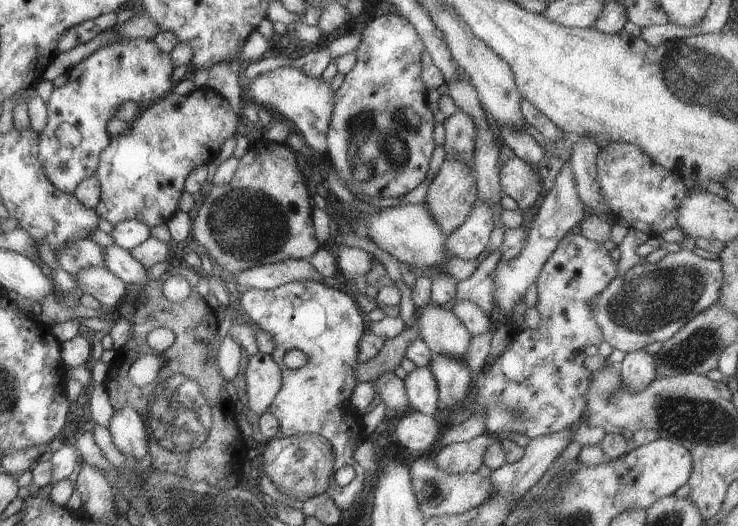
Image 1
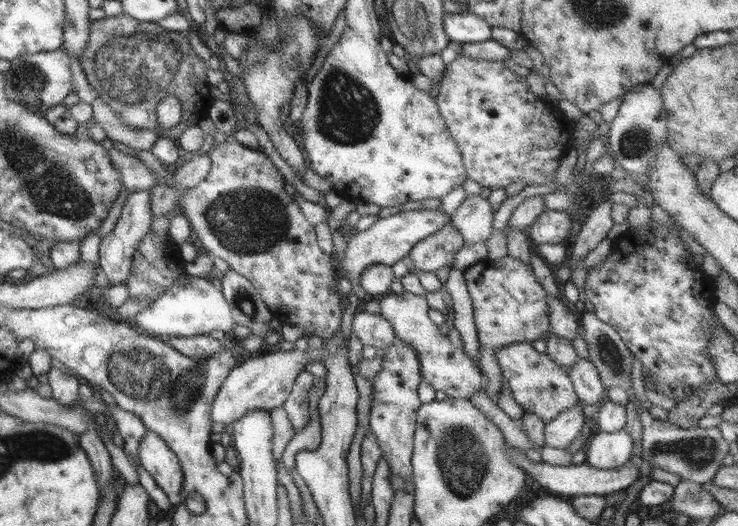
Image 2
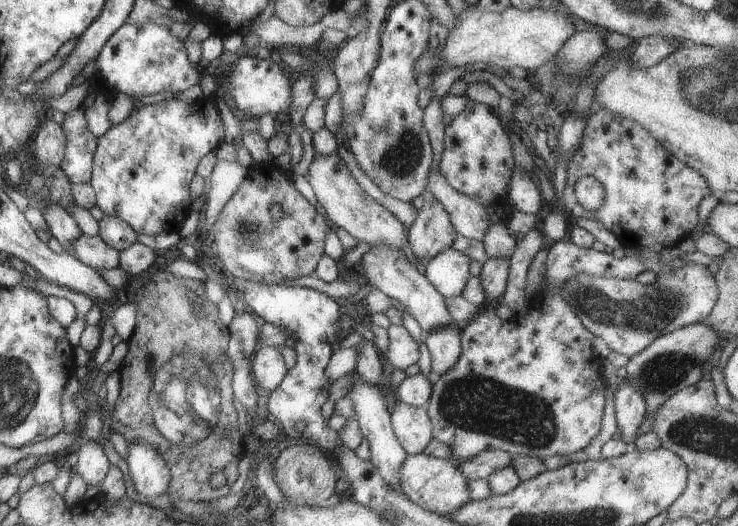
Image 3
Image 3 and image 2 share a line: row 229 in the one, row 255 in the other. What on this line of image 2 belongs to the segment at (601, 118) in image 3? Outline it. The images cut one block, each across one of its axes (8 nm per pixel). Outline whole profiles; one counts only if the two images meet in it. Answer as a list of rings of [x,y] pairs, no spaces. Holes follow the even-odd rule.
[[[650,218],[646,224],[627,229],[612,241],[607,257],[586,272],[581,288],[585,300],[594,307],[592,314],[618,333],[632,356],[639,360],[644,374],[653,378],[653,386],[676,403],[705,382],[718,382],[712,359],[706,356],[710,331],[720,328],[714,312],[714,279],[693,260],[693,255],[677,235]]]

